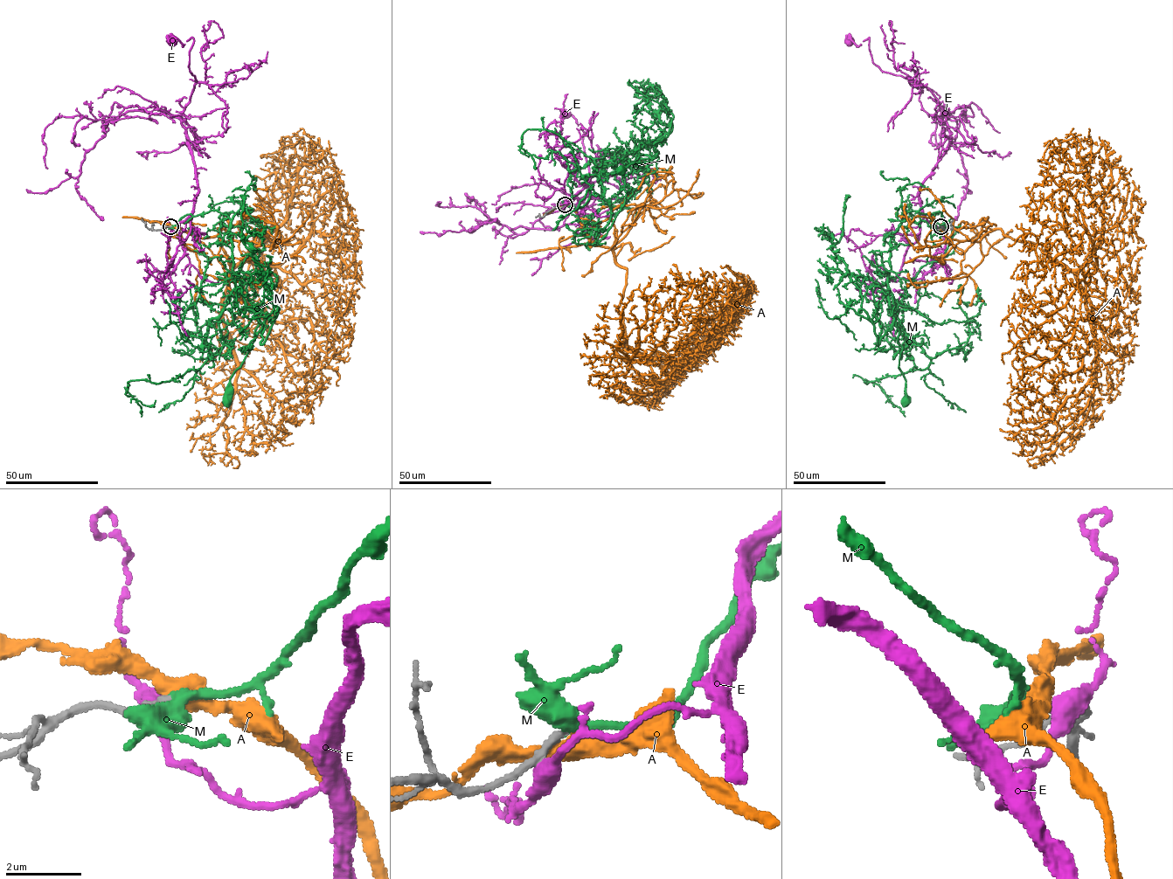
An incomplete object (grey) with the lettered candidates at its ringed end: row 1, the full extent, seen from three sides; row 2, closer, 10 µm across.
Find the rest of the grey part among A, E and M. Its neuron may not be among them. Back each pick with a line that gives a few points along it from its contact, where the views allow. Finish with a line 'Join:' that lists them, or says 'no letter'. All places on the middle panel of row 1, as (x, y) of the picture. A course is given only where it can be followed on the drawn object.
M: Its course: (564, 204), (587, 179), (624, 167), (627, 152), (652, 160), (621, 170)
Join: M

